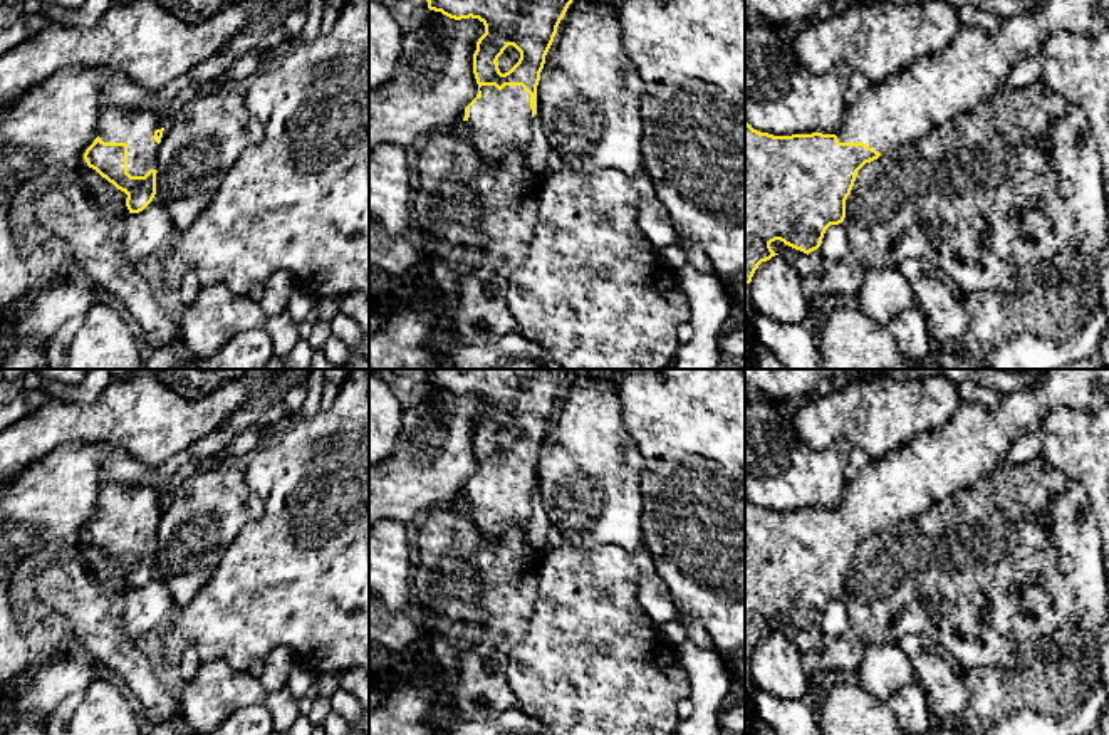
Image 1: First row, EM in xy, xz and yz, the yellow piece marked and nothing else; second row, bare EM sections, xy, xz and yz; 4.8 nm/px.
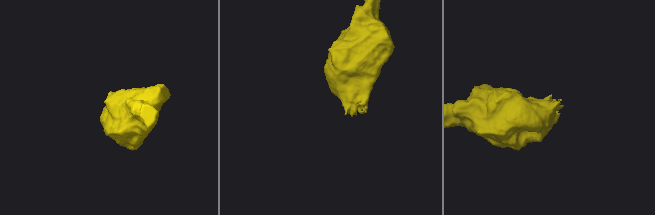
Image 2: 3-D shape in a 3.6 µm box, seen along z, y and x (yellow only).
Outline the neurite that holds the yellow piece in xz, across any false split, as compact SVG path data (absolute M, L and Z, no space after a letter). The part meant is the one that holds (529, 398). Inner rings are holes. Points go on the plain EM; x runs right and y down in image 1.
M424 369L428 384L461 396L478 394L485 409L476 418L473 430L473 450L478 460L476 473L465 483L465 500L470 519L488 544L497 544L503 532L512 527L527 527L532 513L532 493L537 490L537 461L545 440L545 431L554 418L557 403L577 369ZM513 421L520 428L518 438L505 450L498 445L498 433Z

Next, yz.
M1039 369L1037 379L1025 389L1000 393L995 408L961 401L943 428L924 431L903 448L872 460L856 480L847 482L837 510L773 512L753 505L745 495L745 659L752 658L762 638L778 631L770 623L775 616L807 631L817 626L825 606L844 597L846 576L851 571L857 547L866 539L877 535L894 522L926 512L935 502L955 495L992 473L1005 463L1012 445L1018 438L1039 433L1047 413L1059 408L1097 411L1107 399L1109 369Z

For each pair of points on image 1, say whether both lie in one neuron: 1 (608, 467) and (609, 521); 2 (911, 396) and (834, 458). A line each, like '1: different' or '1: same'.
1: same
2: different

